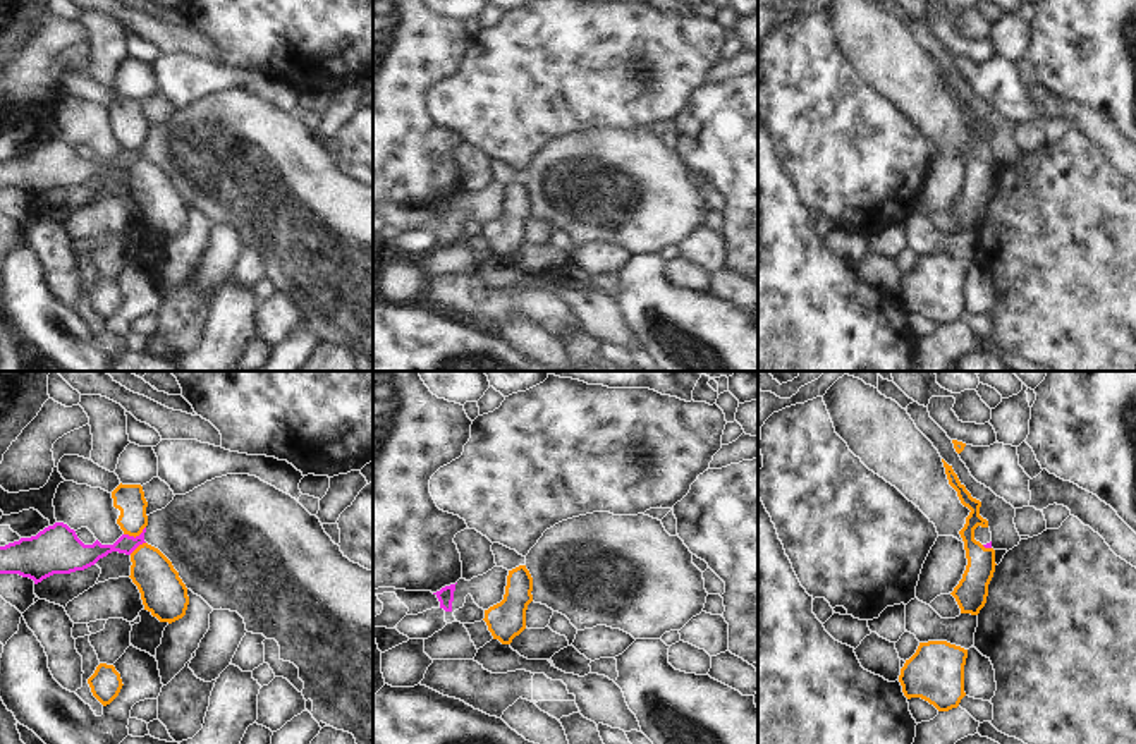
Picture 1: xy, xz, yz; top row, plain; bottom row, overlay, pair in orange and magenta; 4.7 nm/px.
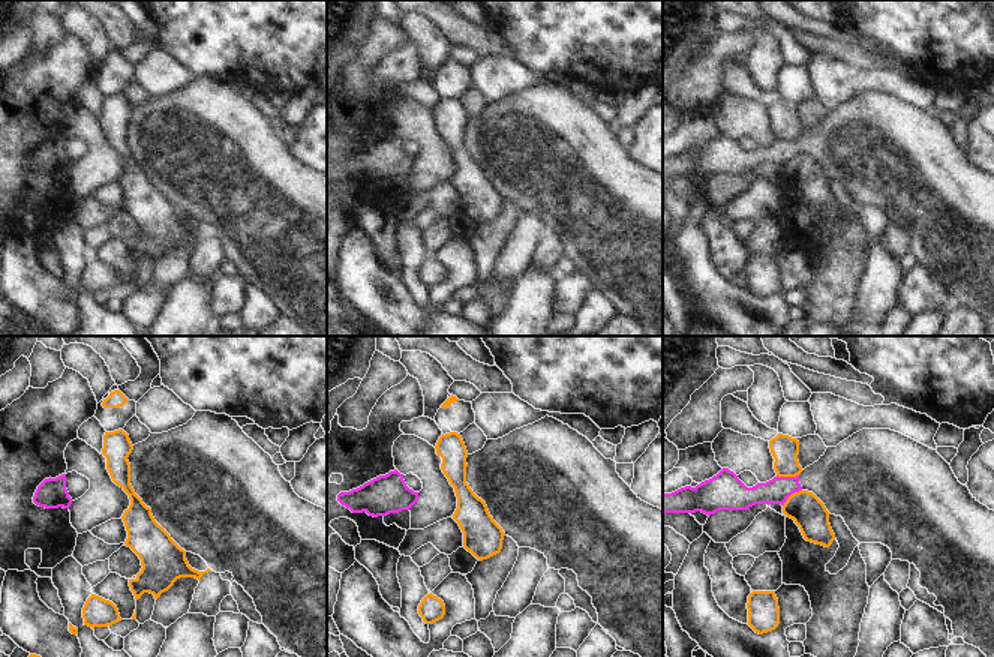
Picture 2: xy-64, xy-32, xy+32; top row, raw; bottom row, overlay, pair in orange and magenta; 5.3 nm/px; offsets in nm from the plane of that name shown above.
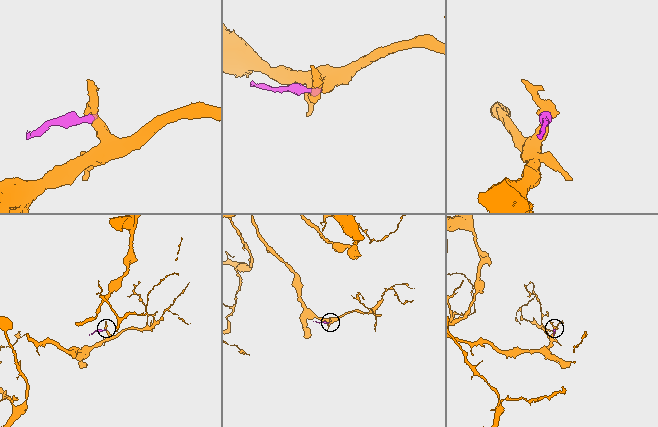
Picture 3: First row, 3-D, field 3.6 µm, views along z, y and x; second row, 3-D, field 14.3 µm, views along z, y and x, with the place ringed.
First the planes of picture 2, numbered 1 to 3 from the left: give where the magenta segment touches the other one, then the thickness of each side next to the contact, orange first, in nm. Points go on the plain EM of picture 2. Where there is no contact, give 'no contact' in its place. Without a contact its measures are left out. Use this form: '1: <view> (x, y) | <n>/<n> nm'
1: no contact
2: no contact
3: xy+32 (787, 140) | 150/140 nm

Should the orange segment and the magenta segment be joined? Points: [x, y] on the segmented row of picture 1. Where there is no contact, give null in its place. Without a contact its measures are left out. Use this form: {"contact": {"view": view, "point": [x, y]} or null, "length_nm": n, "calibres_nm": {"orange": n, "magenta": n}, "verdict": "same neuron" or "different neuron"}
{"contact": {"view": "xy", "point": [134, 536]}, "length_nm": 110, "calibres_nm": {"orange": 140, "magenta": 110}, "verdict": "different neuron"}

